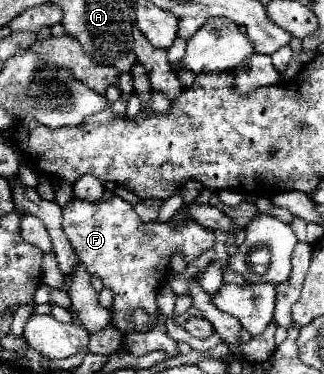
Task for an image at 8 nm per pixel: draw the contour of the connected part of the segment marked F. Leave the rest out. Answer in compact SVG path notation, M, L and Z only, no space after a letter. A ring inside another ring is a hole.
M111 197L107 201L95 203L71 199L63 207L63 229L87 271L97 275L103 285L115 293L111 311L117 313L117 317L125 317L125 313L141 307L149 311L155 321L155 295L167 279L171 255L181 251L189 263L199 257L199 253L213 247L213 231L201 227L193 219L185 219L177 227L173 227L173 221L143 223L133 211L133 205L121 197Z

